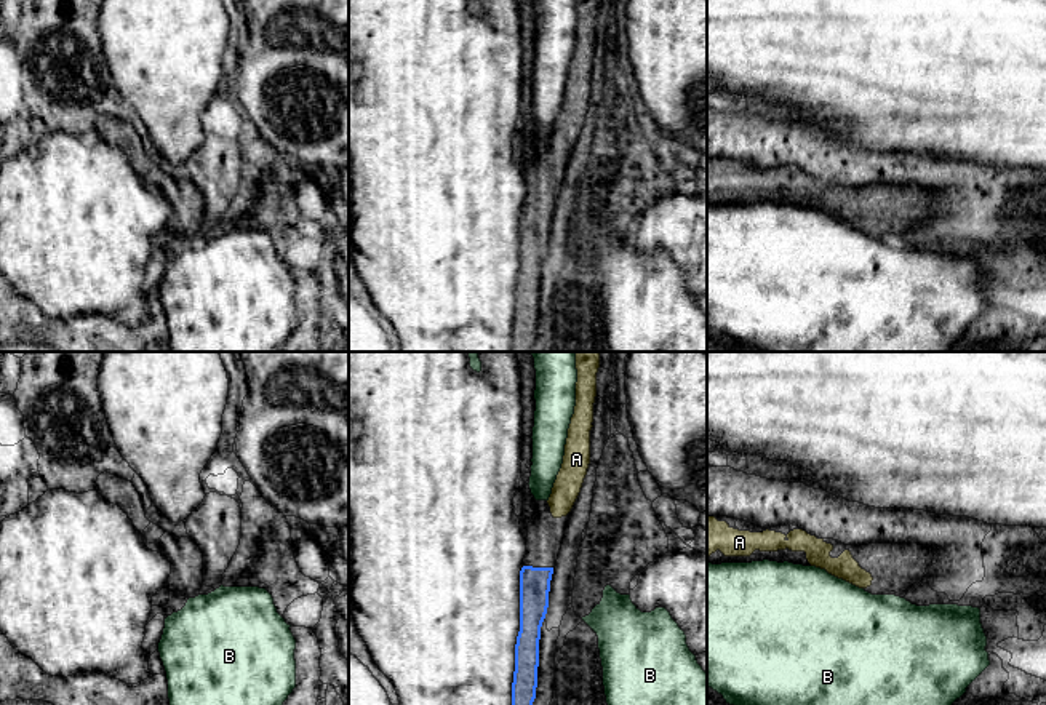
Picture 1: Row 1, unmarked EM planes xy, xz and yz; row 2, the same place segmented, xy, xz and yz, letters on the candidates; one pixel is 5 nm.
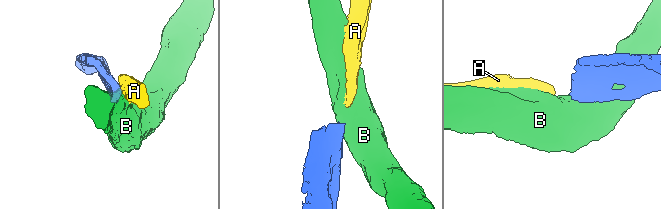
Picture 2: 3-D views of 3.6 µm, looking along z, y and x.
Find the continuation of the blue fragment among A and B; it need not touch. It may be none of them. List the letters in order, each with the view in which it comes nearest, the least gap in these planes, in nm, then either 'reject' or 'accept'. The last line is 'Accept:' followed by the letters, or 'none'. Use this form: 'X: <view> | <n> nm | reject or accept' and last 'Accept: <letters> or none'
A: xz | 260 nm | accept
B: xz | 180 nm | reject
Accept: A

